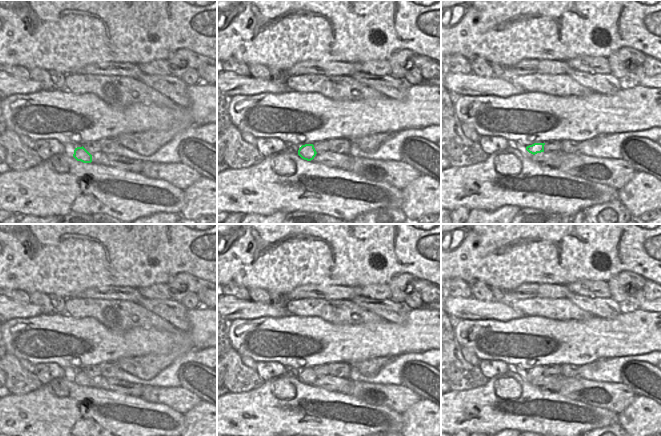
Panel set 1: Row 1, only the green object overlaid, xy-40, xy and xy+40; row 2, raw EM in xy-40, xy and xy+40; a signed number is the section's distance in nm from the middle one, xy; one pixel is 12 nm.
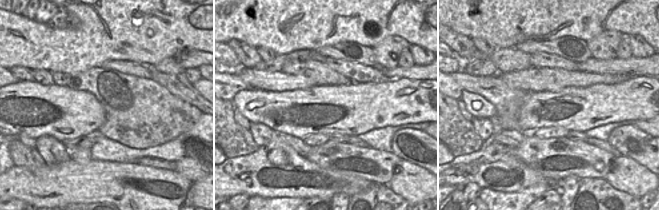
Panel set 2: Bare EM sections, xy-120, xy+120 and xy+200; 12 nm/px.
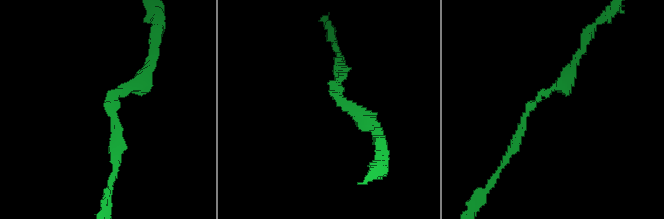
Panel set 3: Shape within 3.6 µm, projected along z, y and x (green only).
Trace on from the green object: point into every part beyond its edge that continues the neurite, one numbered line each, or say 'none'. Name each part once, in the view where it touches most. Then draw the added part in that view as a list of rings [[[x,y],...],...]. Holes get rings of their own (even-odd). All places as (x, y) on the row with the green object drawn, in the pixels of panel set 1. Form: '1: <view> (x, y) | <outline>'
none

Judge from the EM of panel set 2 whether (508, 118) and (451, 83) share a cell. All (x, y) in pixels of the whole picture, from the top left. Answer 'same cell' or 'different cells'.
same cell

